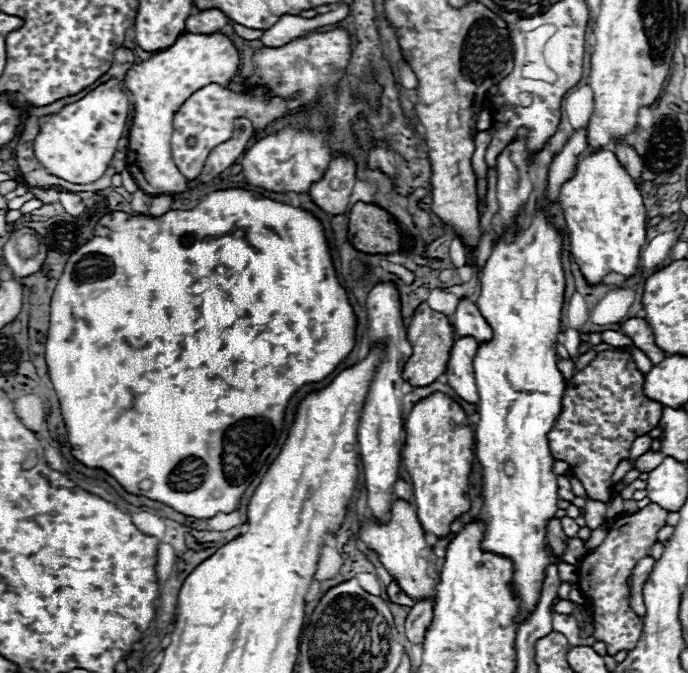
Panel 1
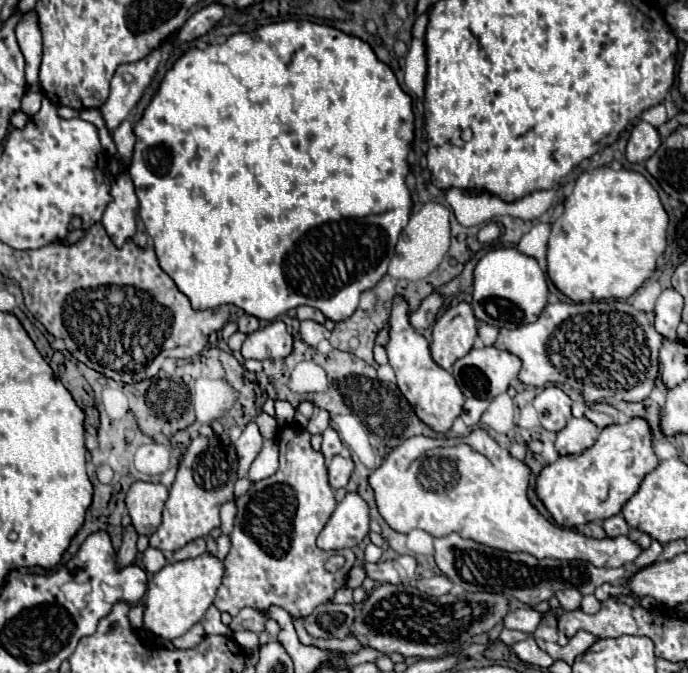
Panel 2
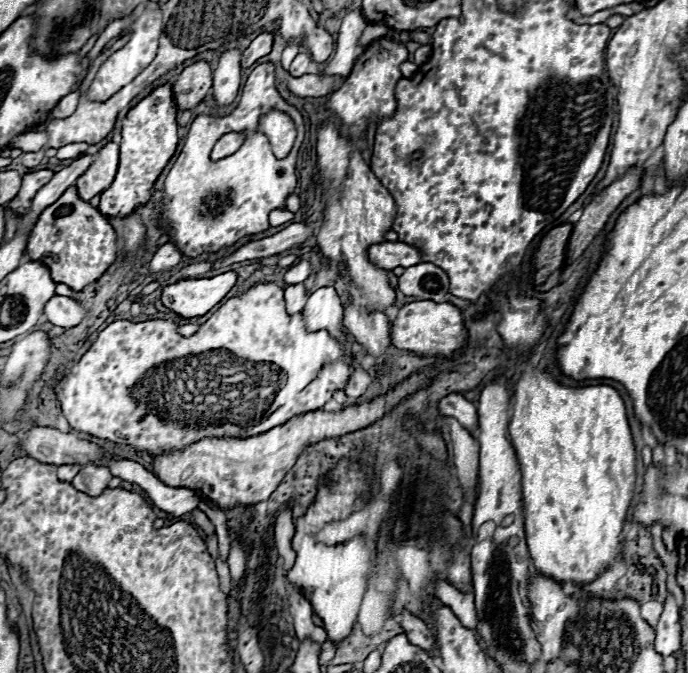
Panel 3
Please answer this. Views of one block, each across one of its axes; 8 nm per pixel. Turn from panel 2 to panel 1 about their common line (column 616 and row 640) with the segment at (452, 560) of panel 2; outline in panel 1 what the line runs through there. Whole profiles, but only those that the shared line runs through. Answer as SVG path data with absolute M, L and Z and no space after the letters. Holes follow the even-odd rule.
M552 614L554 622L552 622L552 630L554 632L560 632L568 638L570 646L576 646L582 642L580 634L582 634L582 628L580 628L580 622L574 618L574 616L566 616L566 614Z

